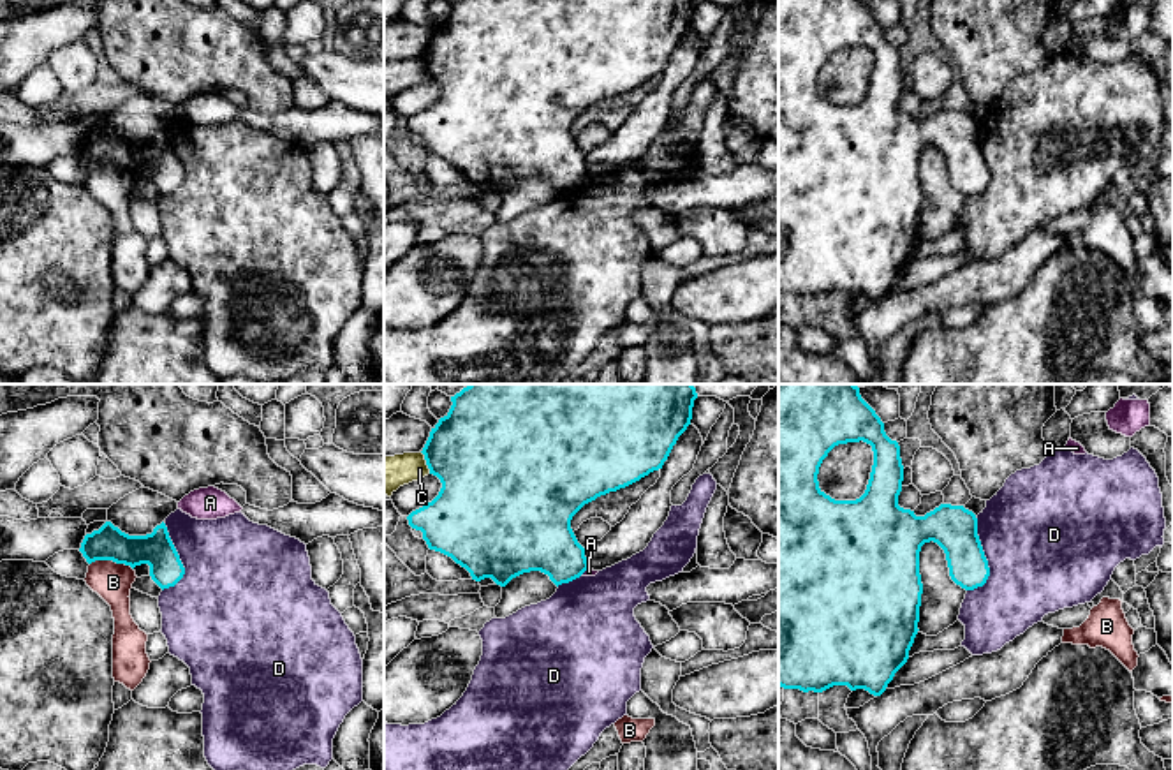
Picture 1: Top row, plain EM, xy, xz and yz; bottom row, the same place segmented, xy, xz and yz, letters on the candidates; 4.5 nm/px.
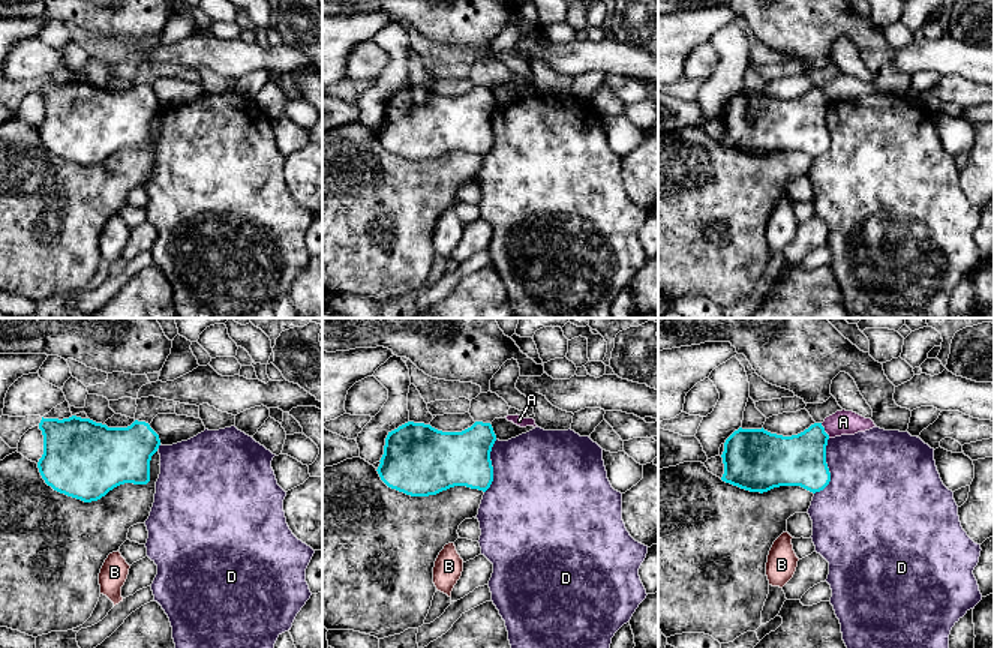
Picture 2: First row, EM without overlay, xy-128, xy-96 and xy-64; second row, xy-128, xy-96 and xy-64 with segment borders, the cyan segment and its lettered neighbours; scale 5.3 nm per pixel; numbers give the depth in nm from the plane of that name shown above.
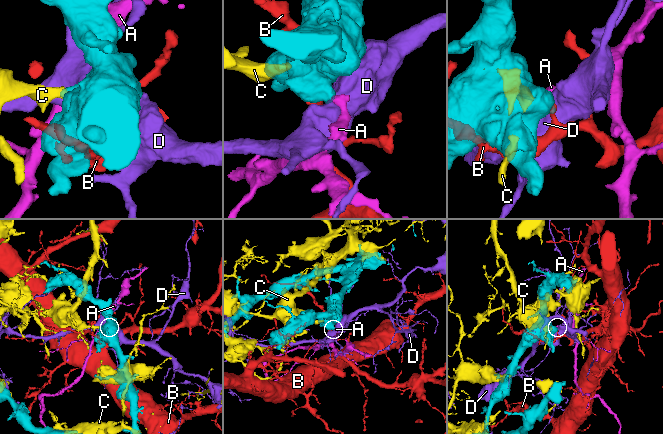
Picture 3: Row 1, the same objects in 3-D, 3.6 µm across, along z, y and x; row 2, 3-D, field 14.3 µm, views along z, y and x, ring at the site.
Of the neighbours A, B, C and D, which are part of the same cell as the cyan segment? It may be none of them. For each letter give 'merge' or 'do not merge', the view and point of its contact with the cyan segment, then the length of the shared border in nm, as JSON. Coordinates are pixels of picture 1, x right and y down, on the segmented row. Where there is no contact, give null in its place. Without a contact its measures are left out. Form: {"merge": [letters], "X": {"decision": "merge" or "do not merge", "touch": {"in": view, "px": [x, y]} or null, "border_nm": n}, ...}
{"merge": [], "A": {"decision": "do not merge", "touch": {"in": "xz", "px": [583, 571]}, "border_nm": 60}, "B": {"decision": "do not merge", "touch": {"in": "xy", "px": [111, 559]}, "border_nm": 200}, "C": {"decision": "do not merge", "touch": {"in": "xz", "px": [427, 462]}, "border_nm": 120}, "D": {"decision": "do not merge", "touch": {"in": "yz", "px": [985, 559]}, "border_nm": 340}}

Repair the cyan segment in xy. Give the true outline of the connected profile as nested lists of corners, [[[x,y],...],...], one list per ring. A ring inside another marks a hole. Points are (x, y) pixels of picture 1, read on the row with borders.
[[[106,522],[99,530],[85,536],[79,552],[88,564],[113,560],[132,569],[148,564],[151,580],[162,590],[174,587],[185,574],[164,522],[146,536],[129,536]]]

